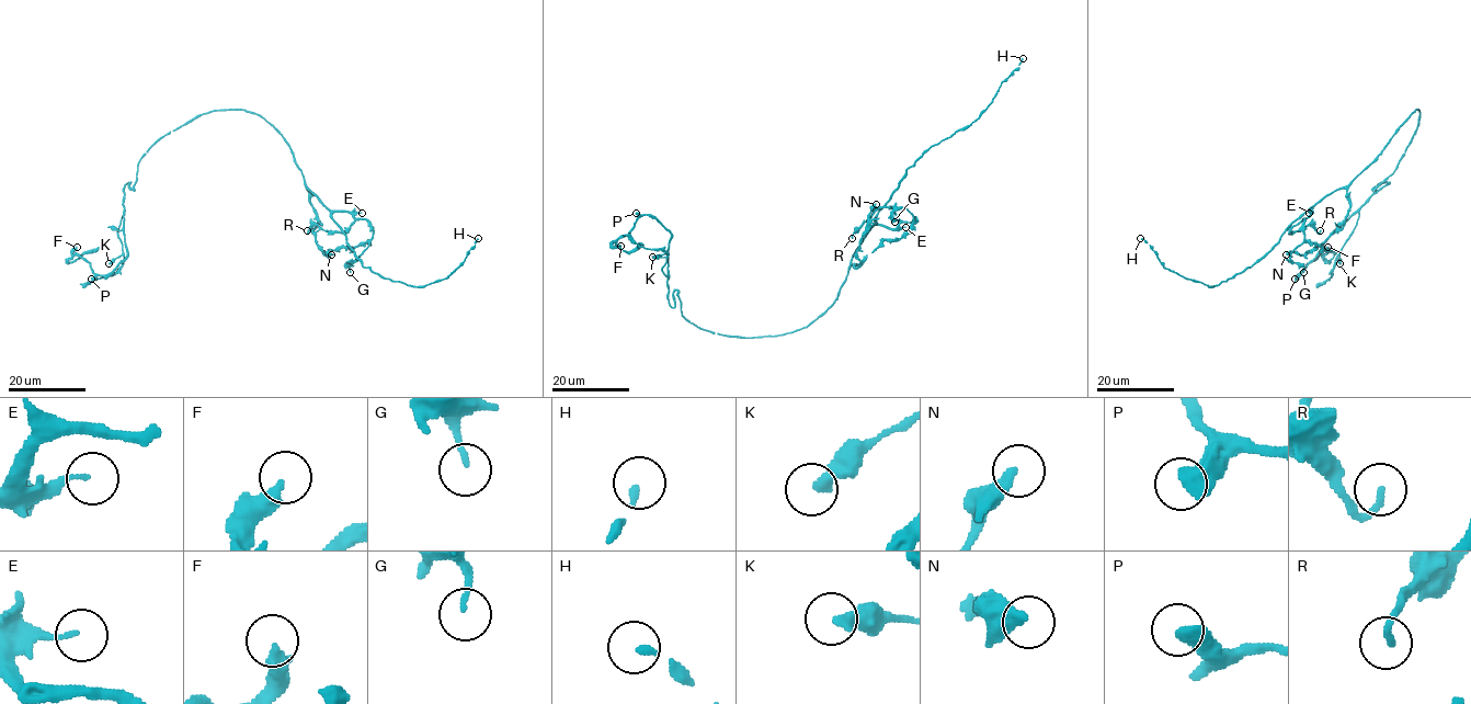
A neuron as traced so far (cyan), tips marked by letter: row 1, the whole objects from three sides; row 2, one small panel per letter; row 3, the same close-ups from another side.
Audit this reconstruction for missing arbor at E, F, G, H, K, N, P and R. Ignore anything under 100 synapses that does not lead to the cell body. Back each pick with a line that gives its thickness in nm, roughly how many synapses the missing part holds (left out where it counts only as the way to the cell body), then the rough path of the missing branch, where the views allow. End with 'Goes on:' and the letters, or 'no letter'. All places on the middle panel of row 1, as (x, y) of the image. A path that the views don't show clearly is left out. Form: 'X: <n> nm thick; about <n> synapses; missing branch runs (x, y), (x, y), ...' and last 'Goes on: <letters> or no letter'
Goes on: no letter

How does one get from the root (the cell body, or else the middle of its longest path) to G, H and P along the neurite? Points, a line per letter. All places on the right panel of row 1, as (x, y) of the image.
G: (1413, 113), (1347, 185), (1308, 211), (1303, 241), (1290, 254), (1303, 272)
H: (1413, 113), (1382, 150), (1347, 185), (1315, 203), (1262, 257), (1219, 285), (1207, 286), (1170, 271), (1140, 238)
P: (1413, 113), (1420, 110), (1412, 142), (1398, 168), (1372, 189), (1389, 182), (1333, 233), (1295, 279)

